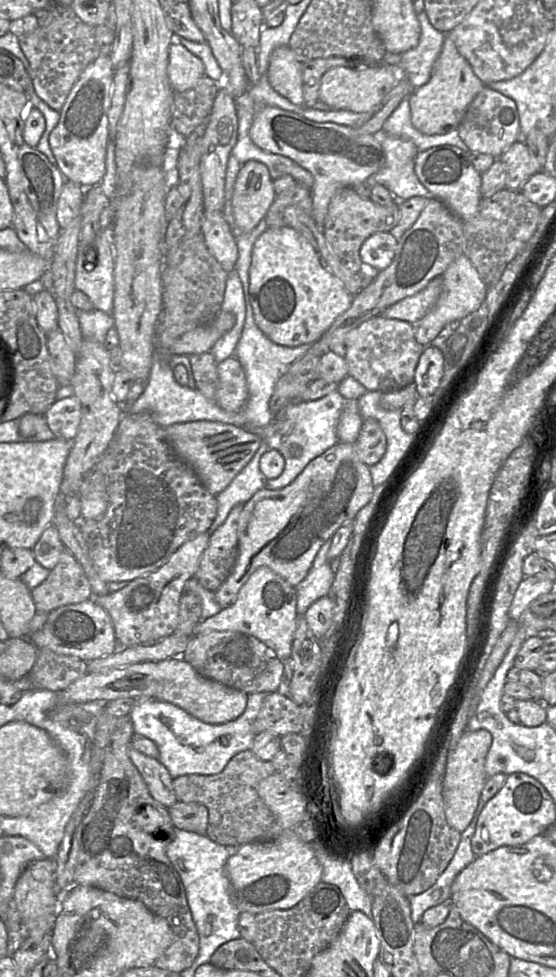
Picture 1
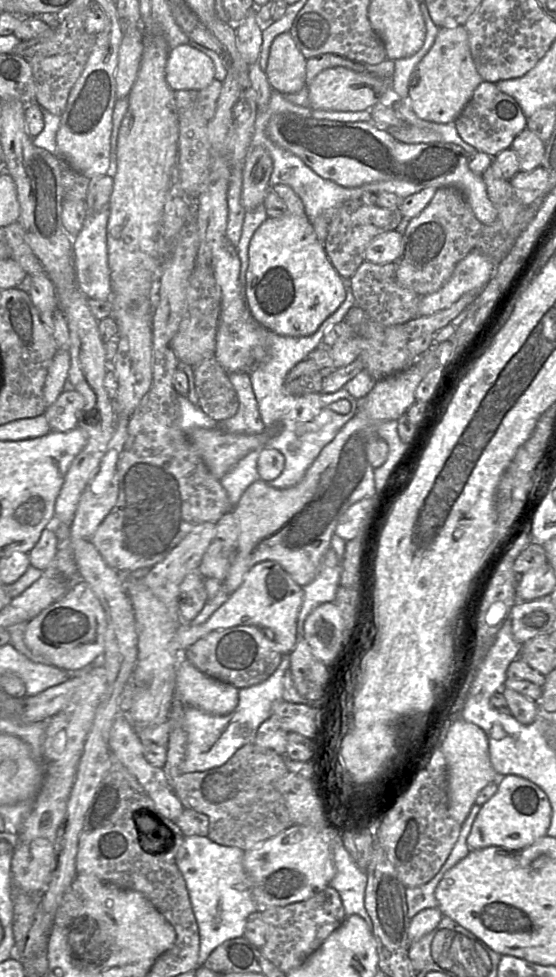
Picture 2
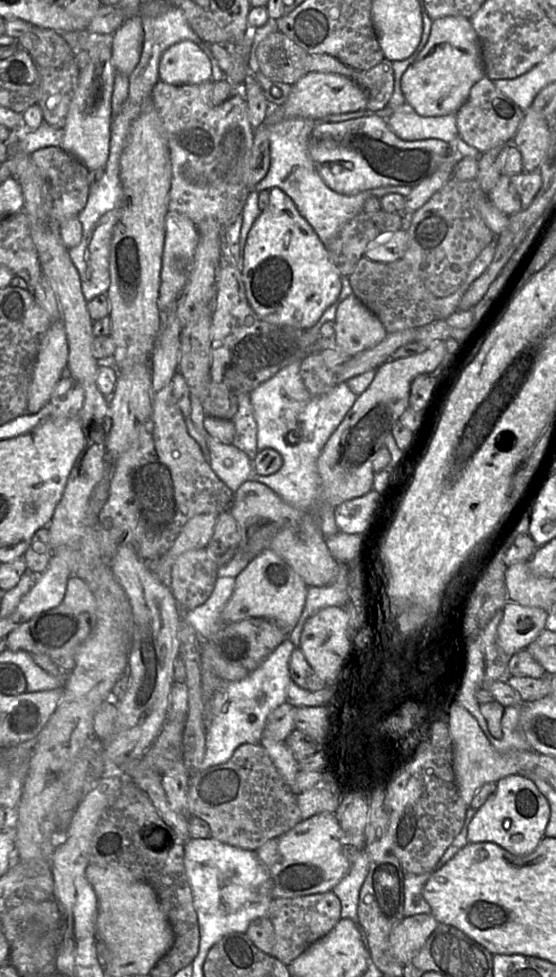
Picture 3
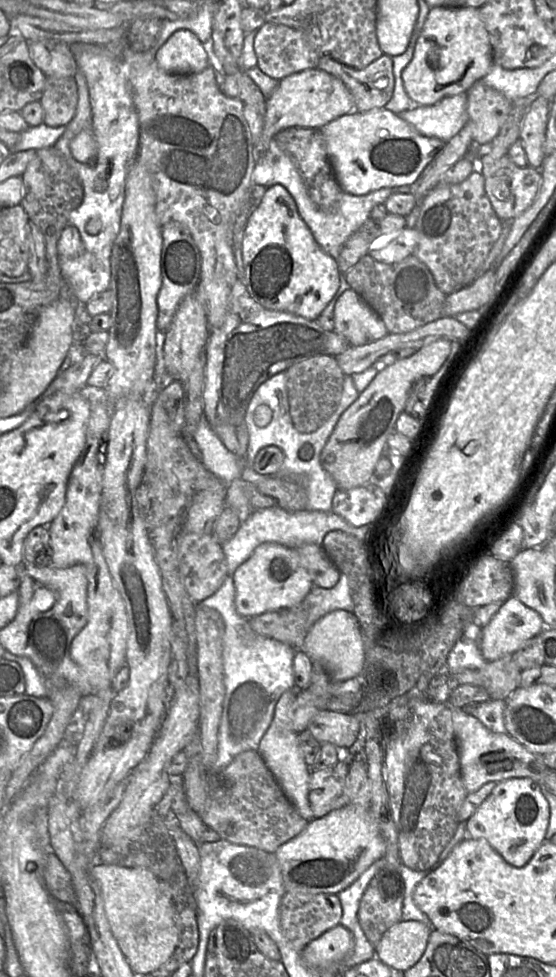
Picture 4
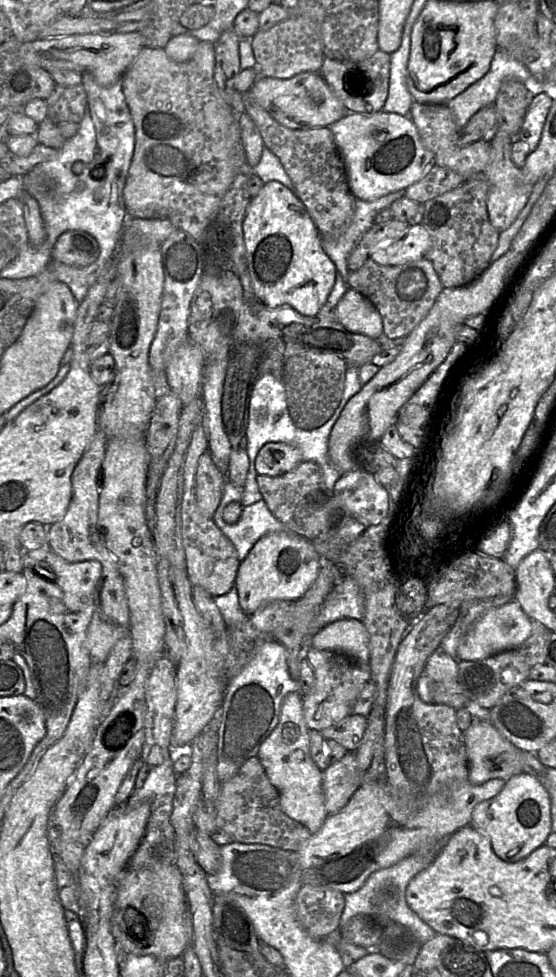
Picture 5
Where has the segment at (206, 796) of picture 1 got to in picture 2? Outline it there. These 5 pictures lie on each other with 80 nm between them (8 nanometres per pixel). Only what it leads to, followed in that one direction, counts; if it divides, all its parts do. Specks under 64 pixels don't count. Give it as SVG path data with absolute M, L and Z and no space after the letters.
M247 744L220 767L182 773L175 780L174 792L185 808L209 817L208 837L213 842L247 851L293 825L277 790L277 781L288 773L285 759L285 755L271 749Z

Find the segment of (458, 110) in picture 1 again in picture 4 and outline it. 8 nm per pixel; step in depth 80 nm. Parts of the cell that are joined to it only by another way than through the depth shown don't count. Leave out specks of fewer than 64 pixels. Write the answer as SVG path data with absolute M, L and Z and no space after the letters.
M432 7L429 10L421 34L416 42L413 58L402 72L402 81L405 91L412 101L412 106L432 106L437 104L444 98L452 97L460 93L467 92L474 83L481 80L484 76L488 74L492 64L493 64L492 45L491 45L489 33L486 30L479 8Z

